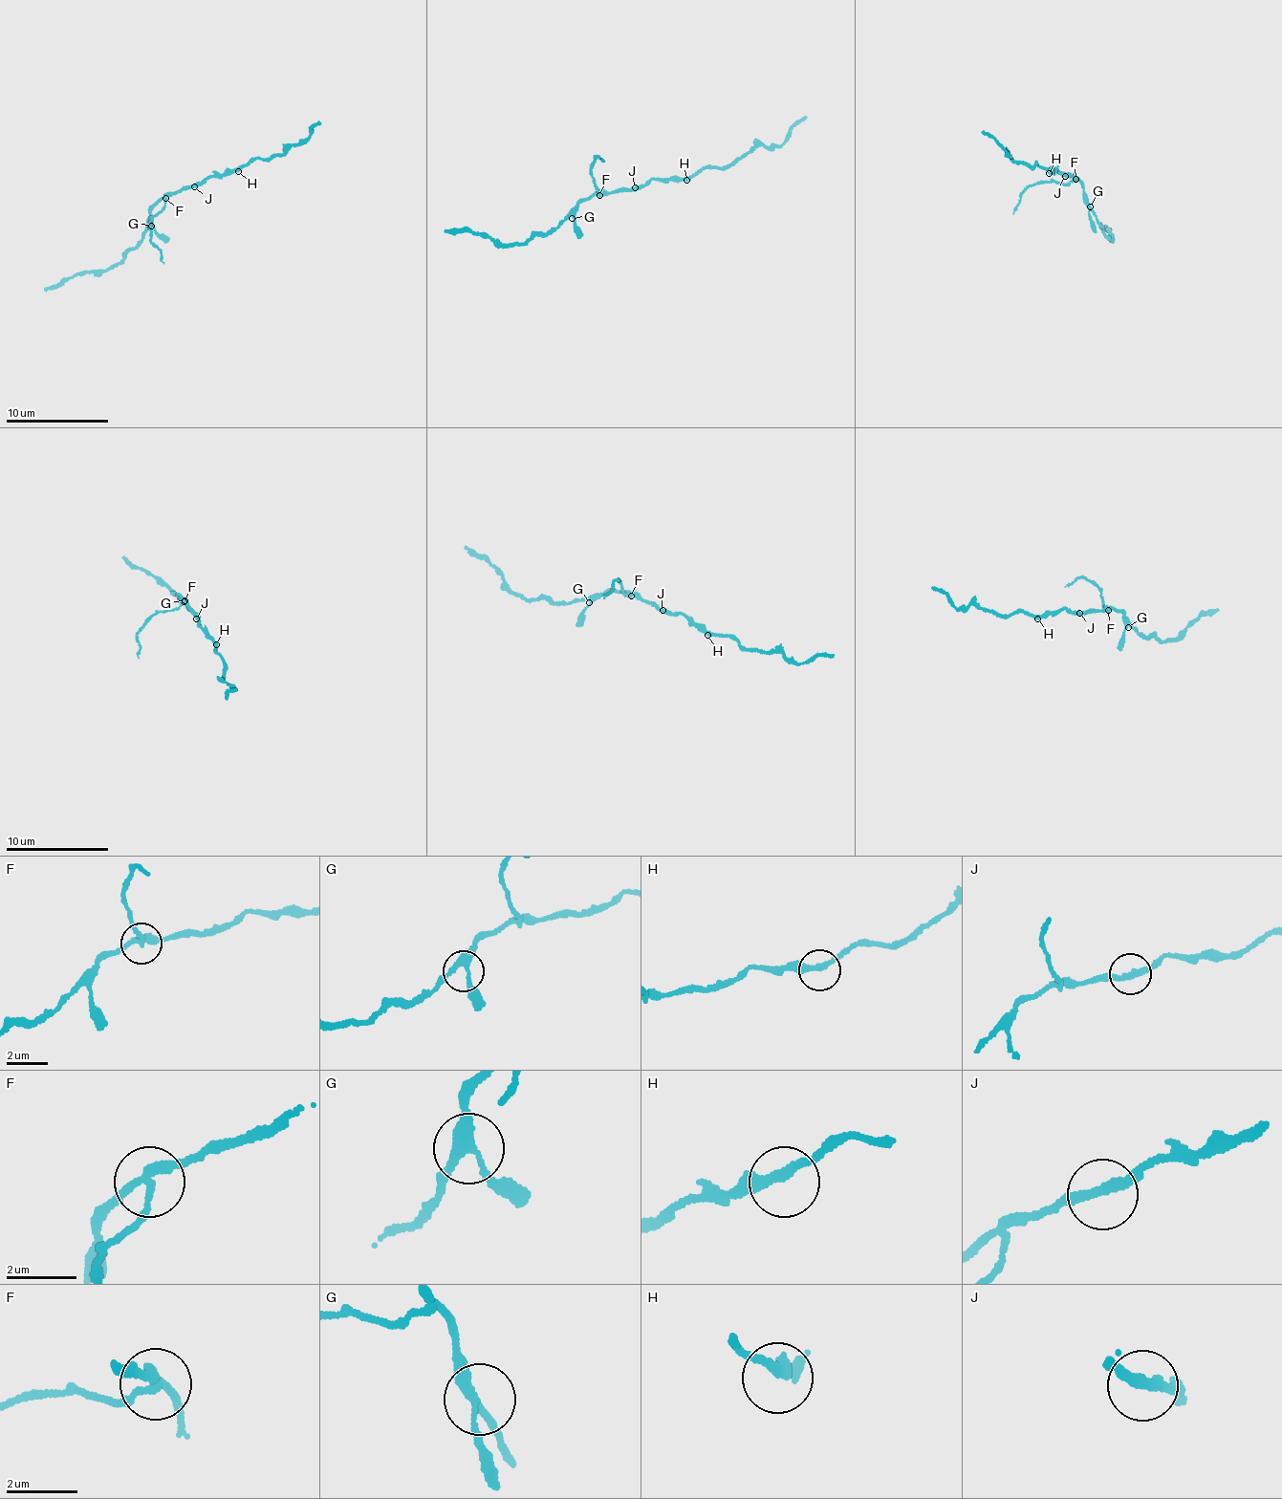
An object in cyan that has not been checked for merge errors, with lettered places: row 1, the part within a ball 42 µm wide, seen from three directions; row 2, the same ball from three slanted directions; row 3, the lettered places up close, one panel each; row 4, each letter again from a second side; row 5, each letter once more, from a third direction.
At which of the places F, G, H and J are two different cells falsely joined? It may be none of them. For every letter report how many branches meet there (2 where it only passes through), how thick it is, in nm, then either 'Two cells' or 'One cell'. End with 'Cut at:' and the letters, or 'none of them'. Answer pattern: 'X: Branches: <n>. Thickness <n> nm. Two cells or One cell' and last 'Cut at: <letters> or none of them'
F: Branches: 3. Thickness 240 nm. Two cells
G: Branches: 3. Thickness 280 nm. One cell
H: Branches: 2. Thickness 240 nm. One cell
J: Branches: 2. Thickness 240 nm. One cell
Cut at: F

